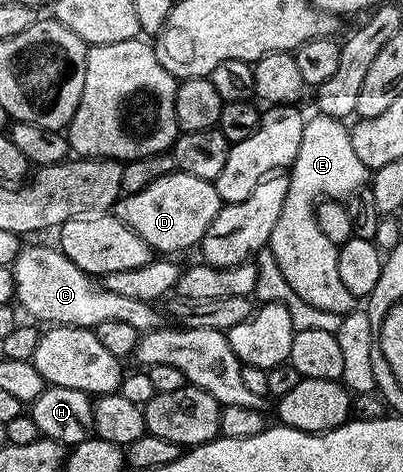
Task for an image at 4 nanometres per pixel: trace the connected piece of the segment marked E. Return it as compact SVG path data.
M318 113L312 115L312 119L310 116L303 124L301 149L297 149L295 162L289 168L289 193L285 193L285 205L281 205L281 217L277 217L277 225L273 225L269 246L289 288L302 301L343 317L356 310L357 300L345 289L337 273L339 249L321 233L315 205L320 199L346 200L368 182L369 169L357 158L344 120Z

